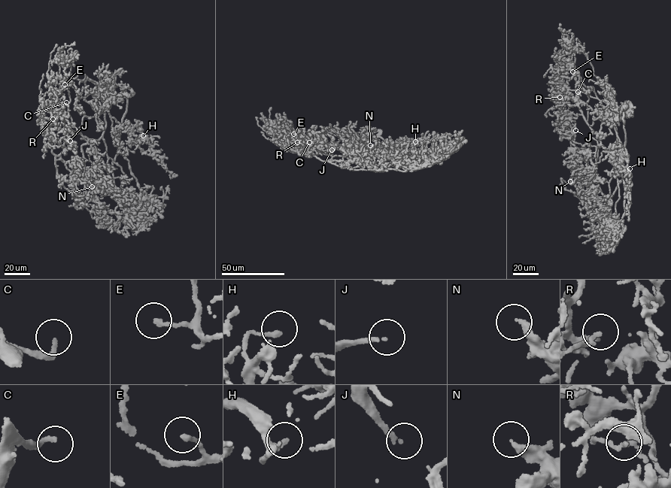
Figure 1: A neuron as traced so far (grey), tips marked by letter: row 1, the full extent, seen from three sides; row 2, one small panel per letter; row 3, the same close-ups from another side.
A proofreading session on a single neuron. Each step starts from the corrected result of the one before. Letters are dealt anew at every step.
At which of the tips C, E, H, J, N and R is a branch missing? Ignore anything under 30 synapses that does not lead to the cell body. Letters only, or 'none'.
C, E, J

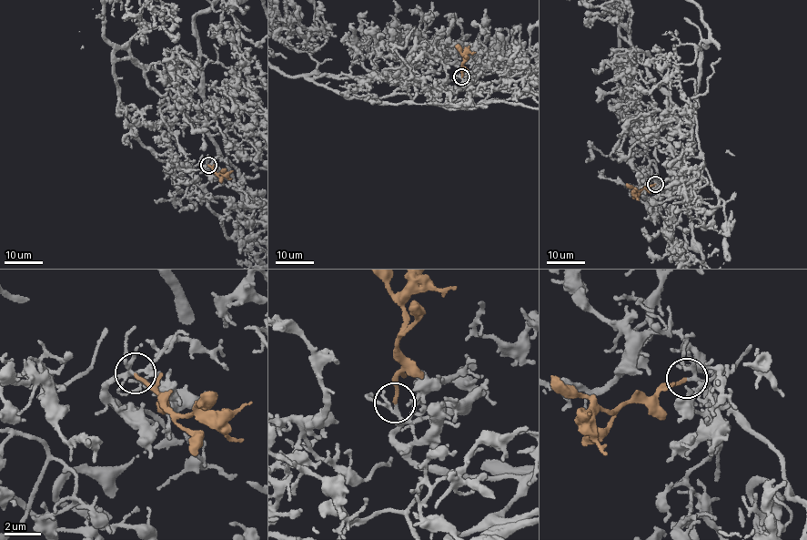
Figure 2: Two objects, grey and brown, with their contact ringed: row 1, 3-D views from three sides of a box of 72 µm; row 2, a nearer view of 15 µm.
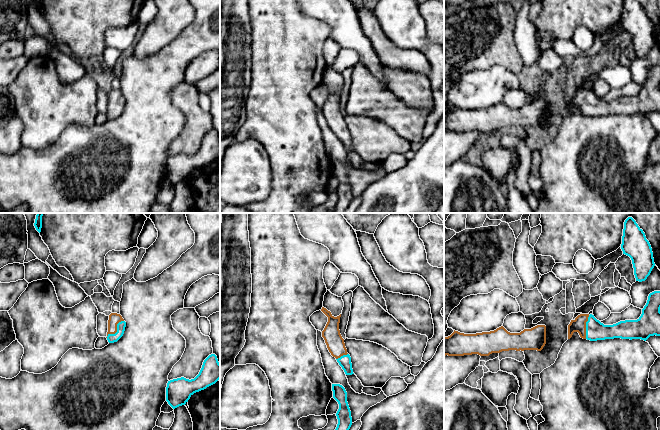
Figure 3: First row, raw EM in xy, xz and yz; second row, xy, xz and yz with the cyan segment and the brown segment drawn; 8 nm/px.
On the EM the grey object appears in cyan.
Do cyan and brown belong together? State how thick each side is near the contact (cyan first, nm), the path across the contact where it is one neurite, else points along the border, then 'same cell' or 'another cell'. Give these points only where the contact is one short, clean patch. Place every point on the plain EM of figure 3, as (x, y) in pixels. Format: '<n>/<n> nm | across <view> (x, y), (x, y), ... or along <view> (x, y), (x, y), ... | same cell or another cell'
70/90 nm | across xy (111, 114), (117, 106), (114, 94) | same cell

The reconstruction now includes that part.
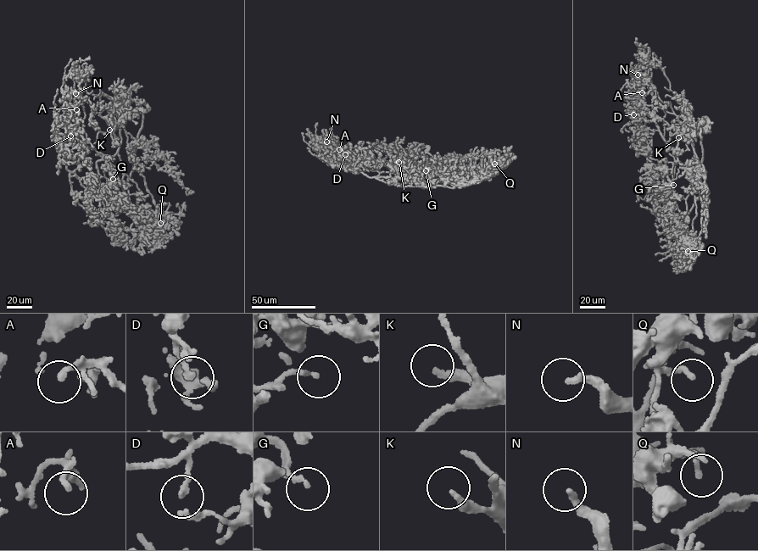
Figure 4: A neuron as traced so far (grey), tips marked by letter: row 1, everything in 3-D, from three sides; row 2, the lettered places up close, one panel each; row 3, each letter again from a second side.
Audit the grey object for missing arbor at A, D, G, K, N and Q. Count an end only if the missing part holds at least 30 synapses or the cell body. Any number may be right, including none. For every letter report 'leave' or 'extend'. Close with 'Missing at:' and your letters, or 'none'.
A: extend
D: leave
G: leave
K: extend
N: extend
Q: leave
Missing at: A, K, N

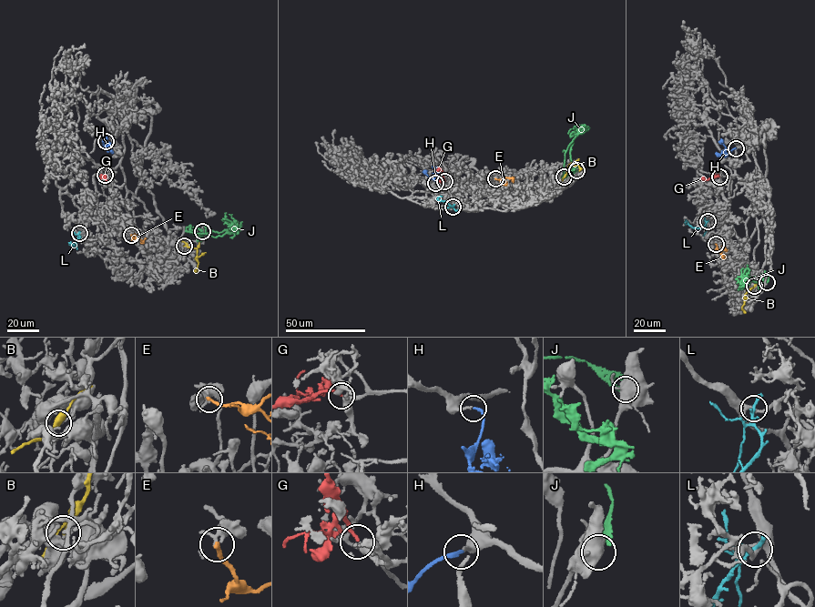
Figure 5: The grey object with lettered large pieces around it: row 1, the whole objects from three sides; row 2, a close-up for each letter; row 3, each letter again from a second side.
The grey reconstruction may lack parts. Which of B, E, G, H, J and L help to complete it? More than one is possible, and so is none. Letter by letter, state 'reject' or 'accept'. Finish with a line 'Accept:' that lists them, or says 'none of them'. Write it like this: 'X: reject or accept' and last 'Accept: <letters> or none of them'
B: reject
E: reject
G: accept
H: accept
J: reject
L: reject
Accept: G, H

